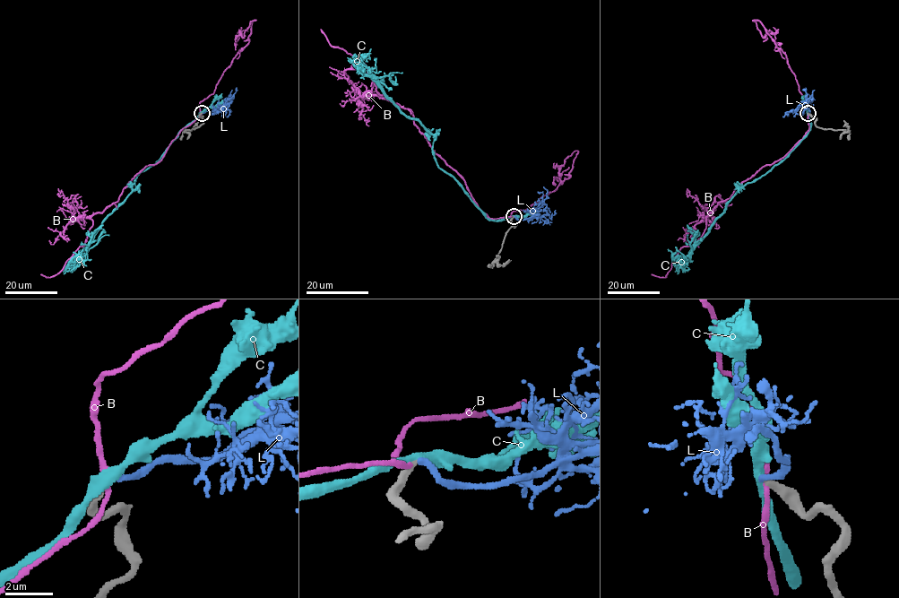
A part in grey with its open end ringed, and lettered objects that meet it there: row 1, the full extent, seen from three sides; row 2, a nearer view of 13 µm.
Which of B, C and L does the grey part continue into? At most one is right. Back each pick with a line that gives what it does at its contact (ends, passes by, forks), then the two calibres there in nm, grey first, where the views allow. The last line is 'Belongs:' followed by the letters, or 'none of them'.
L: it ends there; 280 nm thick on the grey side, 240 nm on the other
Belongs: L

